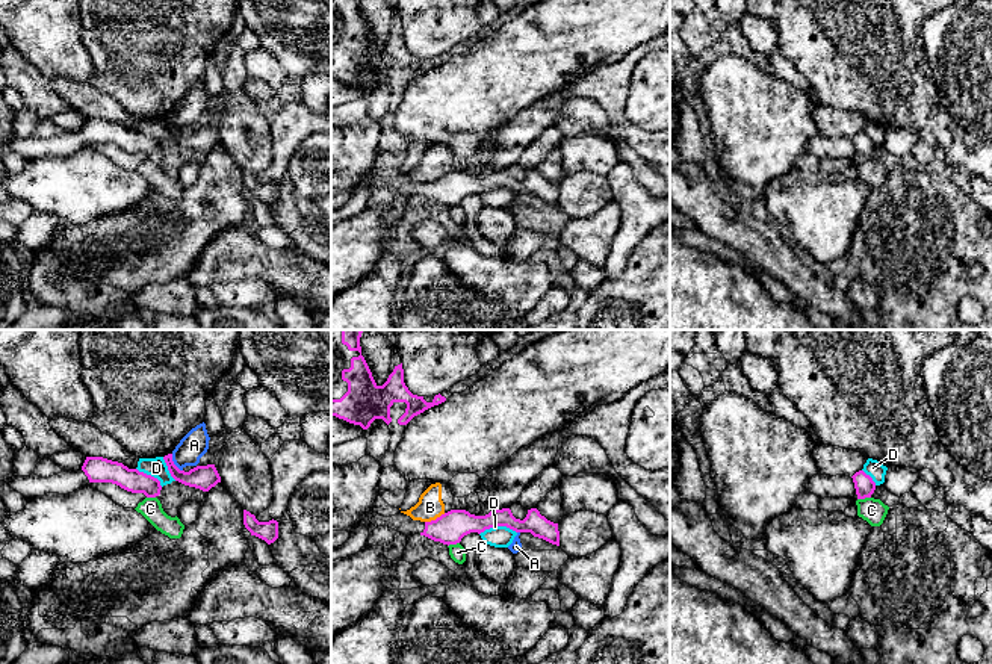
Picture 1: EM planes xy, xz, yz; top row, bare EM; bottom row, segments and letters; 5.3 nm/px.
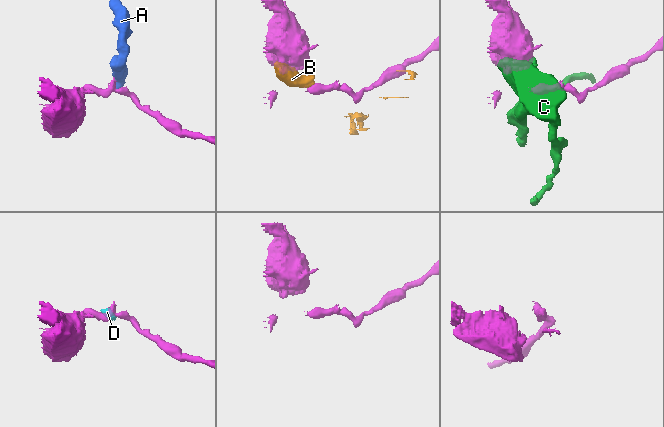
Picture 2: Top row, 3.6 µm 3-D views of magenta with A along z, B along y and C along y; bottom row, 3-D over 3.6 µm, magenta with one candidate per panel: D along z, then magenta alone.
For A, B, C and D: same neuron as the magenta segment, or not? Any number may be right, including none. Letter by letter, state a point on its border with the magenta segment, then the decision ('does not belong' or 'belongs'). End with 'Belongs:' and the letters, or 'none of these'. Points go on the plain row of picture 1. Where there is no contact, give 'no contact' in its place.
A: xy (173, 124) | does not belong
B: xz (436, 180) | does not belong
C: yz (864, 159) | does not belong
D: xz (498, 186) | does not belong
Belongs: none of these

